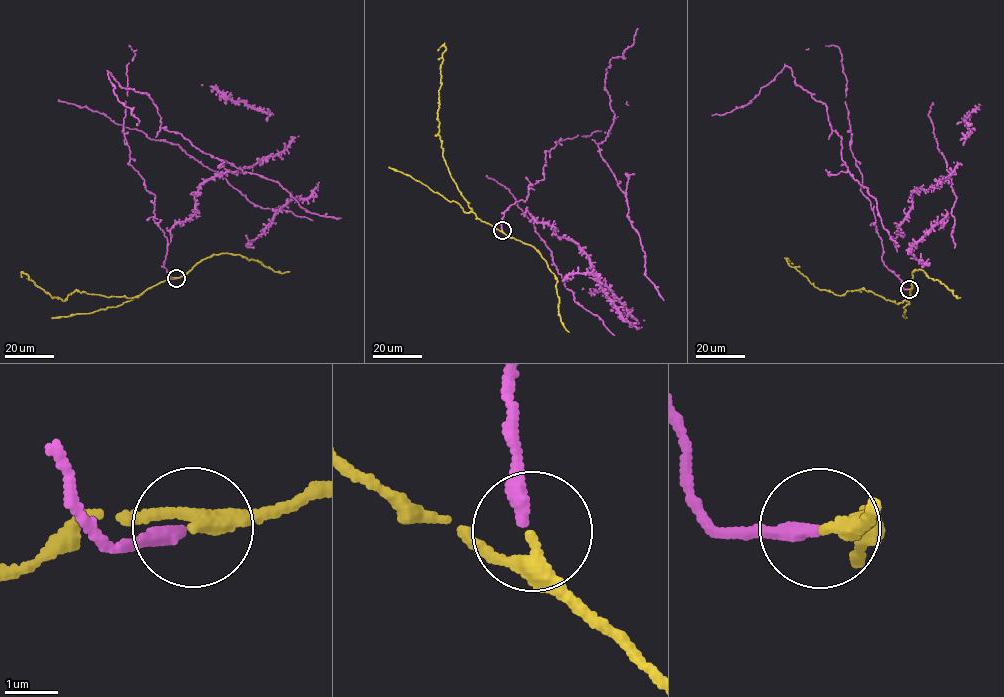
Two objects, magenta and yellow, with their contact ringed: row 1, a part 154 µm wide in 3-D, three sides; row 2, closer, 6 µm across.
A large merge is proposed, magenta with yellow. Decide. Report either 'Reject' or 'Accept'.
Accept

